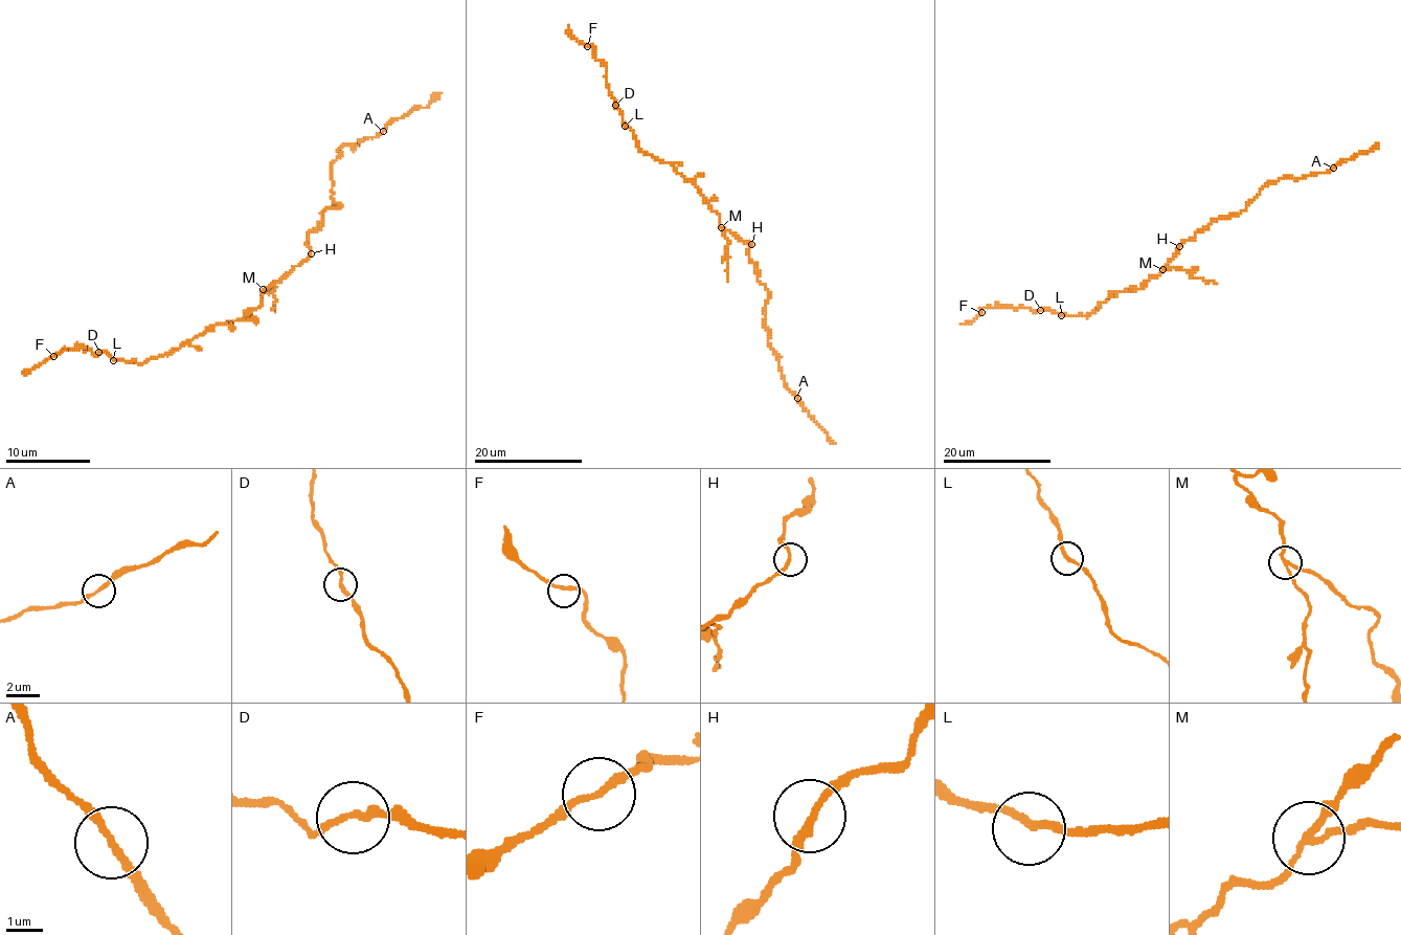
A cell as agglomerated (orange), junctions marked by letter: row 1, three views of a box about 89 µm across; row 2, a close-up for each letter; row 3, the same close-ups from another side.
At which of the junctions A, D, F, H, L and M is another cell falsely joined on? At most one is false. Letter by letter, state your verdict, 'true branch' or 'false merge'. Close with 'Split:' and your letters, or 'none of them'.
A: true branch
D: true branch
F: true branch
H: true branch
L: true branch
M: false merge
Split: M

